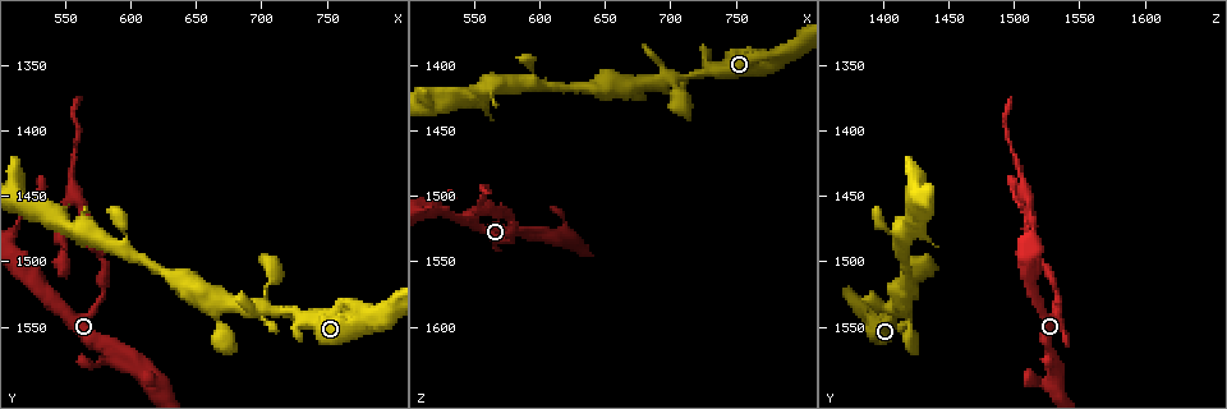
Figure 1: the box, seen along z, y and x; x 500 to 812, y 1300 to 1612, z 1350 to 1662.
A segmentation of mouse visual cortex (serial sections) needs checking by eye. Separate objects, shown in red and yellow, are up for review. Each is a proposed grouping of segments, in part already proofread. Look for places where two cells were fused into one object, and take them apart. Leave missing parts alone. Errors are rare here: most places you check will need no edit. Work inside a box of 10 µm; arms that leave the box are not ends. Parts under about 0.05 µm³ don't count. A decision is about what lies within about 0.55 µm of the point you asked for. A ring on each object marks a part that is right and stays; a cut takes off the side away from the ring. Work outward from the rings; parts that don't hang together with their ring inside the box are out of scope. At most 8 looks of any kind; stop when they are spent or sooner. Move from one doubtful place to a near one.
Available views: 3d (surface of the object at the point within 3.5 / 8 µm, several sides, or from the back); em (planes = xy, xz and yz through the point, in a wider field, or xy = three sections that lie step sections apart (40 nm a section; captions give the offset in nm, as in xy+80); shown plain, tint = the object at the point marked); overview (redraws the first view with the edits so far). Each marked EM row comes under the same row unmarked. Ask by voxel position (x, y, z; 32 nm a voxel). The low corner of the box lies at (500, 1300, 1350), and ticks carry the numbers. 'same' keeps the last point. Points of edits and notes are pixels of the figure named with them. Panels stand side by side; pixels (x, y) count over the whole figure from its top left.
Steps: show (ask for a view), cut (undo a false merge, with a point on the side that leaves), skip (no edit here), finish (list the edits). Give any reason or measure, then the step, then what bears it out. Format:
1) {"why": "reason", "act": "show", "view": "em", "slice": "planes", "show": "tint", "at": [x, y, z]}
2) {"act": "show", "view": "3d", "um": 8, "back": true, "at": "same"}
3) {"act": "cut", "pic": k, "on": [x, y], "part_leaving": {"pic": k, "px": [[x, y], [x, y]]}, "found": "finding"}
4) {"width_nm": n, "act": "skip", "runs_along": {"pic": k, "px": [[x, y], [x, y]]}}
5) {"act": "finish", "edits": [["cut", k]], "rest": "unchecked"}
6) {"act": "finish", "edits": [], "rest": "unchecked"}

{"why": "arms part here", "act": "show", "view": "3d", "um": 3.5, "at": [702, 1538, 1408]}

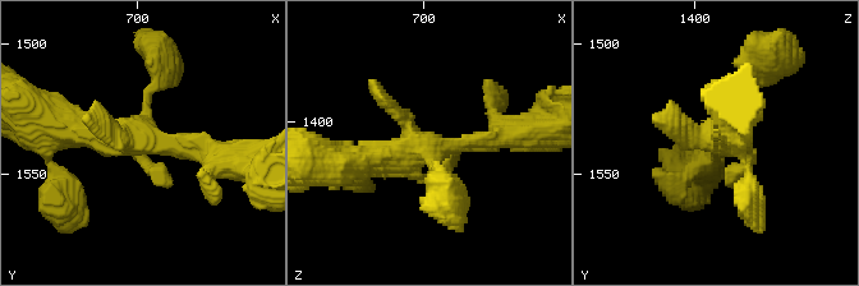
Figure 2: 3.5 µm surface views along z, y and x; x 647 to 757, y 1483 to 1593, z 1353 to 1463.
{"act": "show", "view": "em", "slice": "xy", "step": 1, "show": "tint", "at": [701, 1537, 1409]}

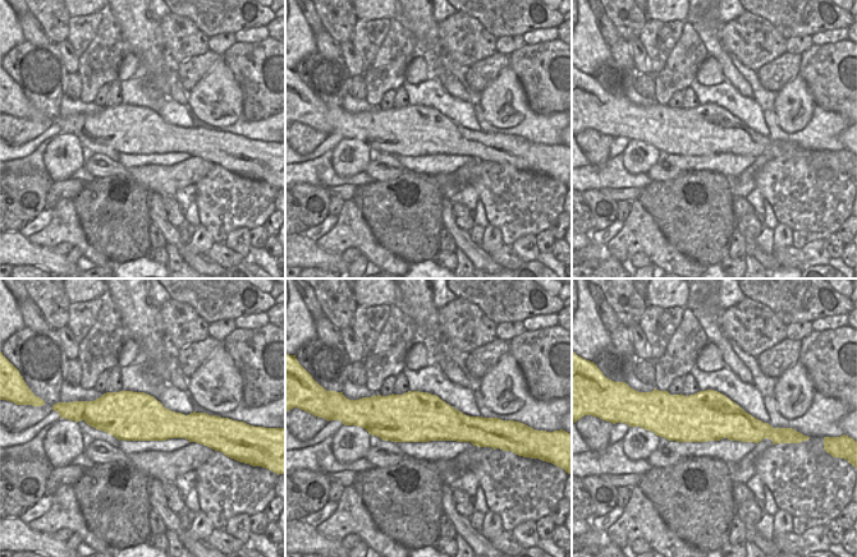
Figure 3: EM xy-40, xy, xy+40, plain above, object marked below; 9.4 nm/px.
{"act": "skip", "runs_along": {"pic": 2, "px": [[220, 161], [64, 123]]}, "found": "all the same cell"}

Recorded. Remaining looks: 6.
{"why": "a fork", "act": "show", "view": "3d", "um": 3.5, "at": [560, 1452, 1508]}

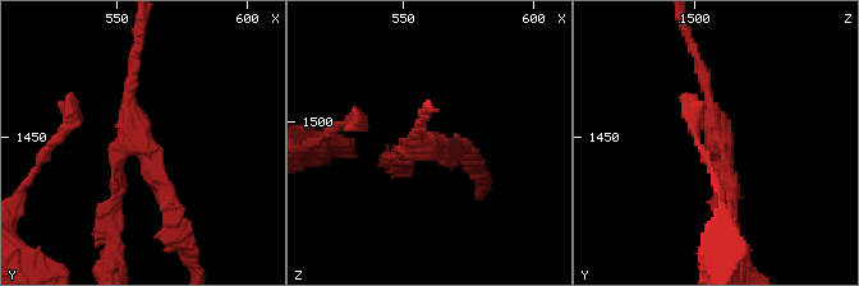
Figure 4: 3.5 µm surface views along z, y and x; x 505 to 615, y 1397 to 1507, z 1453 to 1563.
{"act": "show", "view": "em", "slice": "xy", "step": 2, "show": "tint", "at": [558, 1452, 1510]}

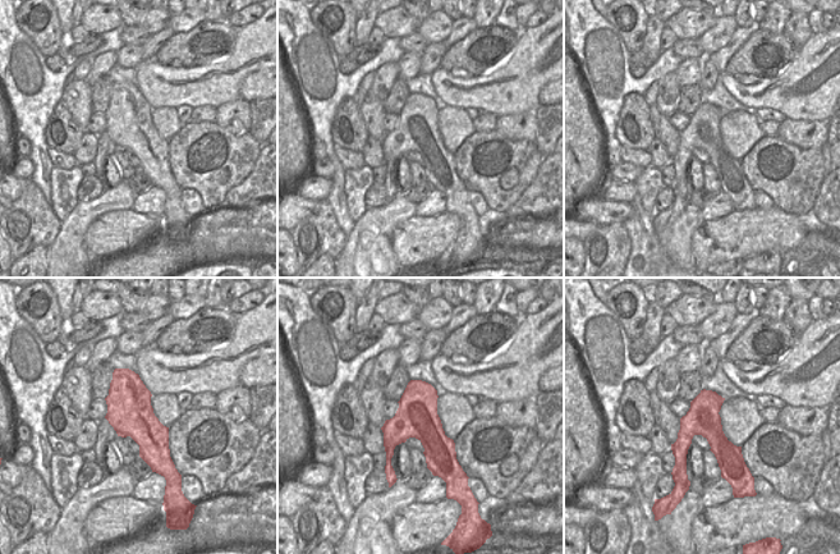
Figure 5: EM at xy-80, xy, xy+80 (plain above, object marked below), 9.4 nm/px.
{"why": "cut it another way", "act": "show", "view": "em", "slice": "planes", "show": "tint", "at": "same"}

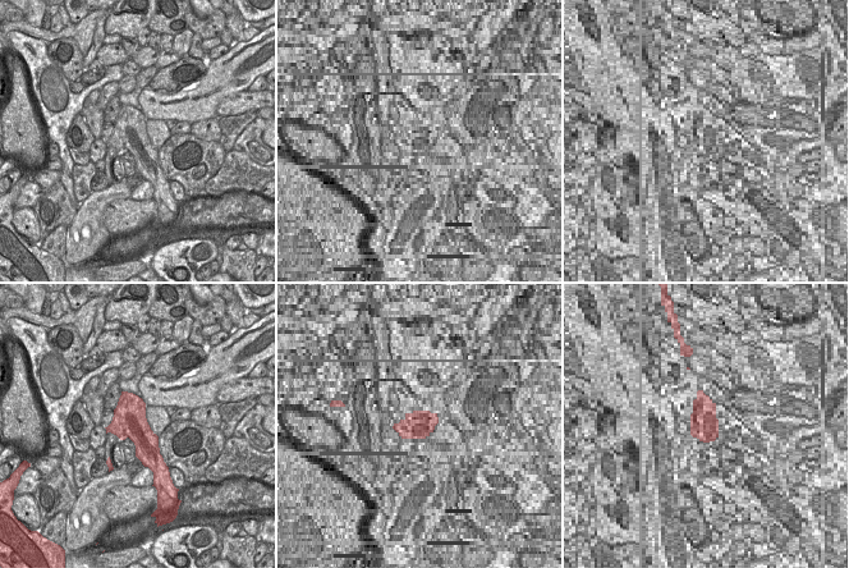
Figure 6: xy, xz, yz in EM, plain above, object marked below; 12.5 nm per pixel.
{"act": "skip", "runs_along": {"pic": 4, "px": [[459, 146], [391, 160]]}, "found": "one cell here"}

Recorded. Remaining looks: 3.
{"why": "a fork", "act": "show", "view": "3d", "um": 8, "at": [592, 1488, 1414]}

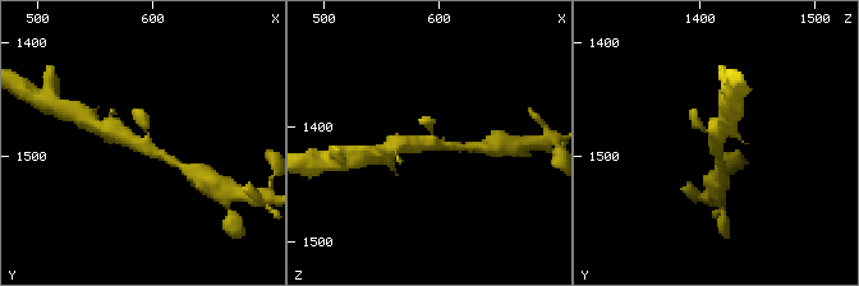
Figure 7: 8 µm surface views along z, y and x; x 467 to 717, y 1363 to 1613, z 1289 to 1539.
{"act": "show", "view": "em", "slice": "xy", "step": 1, "show": "tint", "at": "same"}

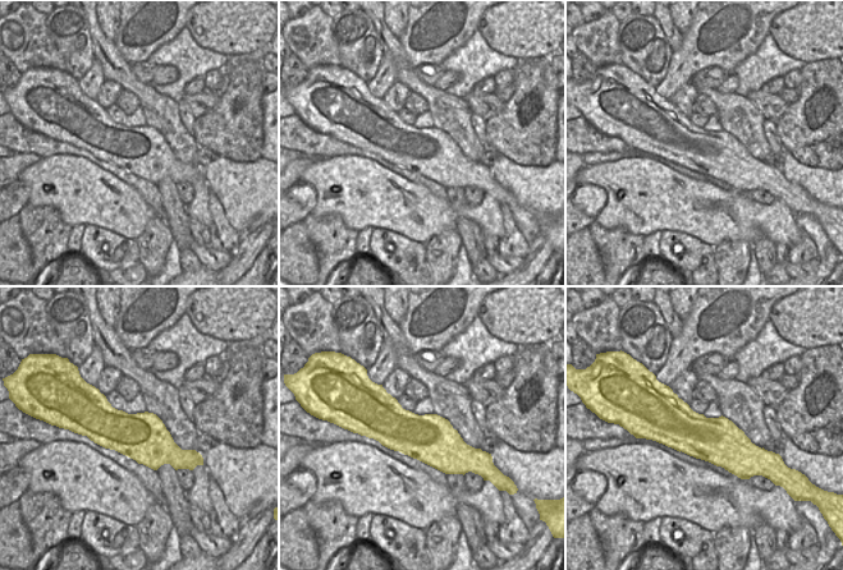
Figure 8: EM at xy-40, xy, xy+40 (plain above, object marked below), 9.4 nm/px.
{"act": "skip", "runs_along": {"pic": 7, "px": [[175, 164], [110, 129]]}, "found": "one cell here"}

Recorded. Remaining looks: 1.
{"act": "finish", "edits": [], "rest": "unchecked"}

